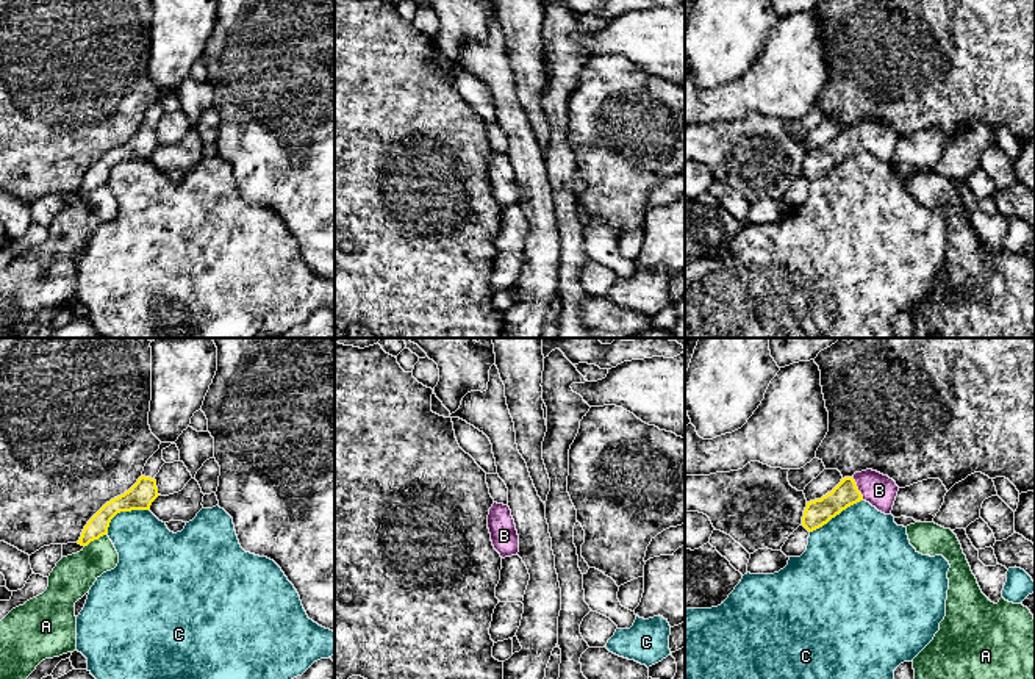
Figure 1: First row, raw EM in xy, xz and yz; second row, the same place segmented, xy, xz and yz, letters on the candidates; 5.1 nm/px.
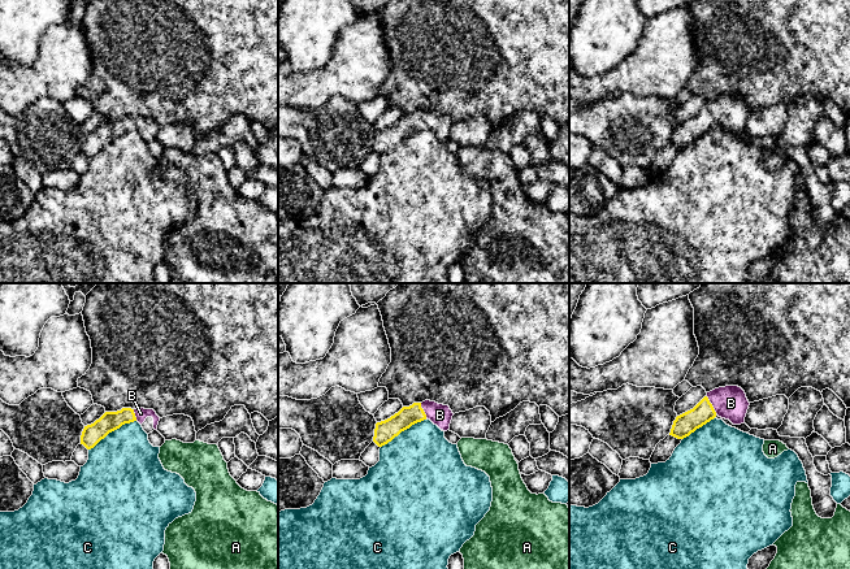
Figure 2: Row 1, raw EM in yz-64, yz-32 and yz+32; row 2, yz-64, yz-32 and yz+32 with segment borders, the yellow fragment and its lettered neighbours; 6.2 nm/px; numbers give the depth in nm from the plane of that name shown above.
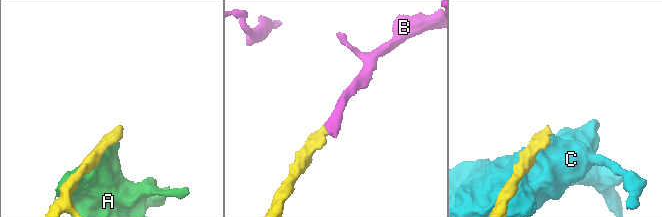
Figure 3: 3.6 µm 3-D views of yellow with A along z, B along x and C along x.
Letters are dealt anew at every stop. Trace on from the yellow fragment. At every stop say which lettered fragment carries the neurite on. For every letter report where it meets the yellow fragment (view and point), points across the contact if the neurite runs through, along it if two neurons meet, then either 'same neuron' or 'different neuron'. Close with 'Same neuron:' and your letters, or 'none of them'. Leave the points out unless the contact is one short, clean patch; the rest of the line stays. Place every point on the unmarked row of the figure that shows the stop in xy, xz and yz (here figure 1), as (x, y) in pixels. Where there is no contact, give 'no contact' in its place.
A: xy (94, 188) | along xy (105, 183), (85, 196) | different neuron
B: yz (857, 138) | across yz (818, 161), (857, 138), (879, 140) | same neuron
C: xy (122, 160) | different neuron
Same neuron: B

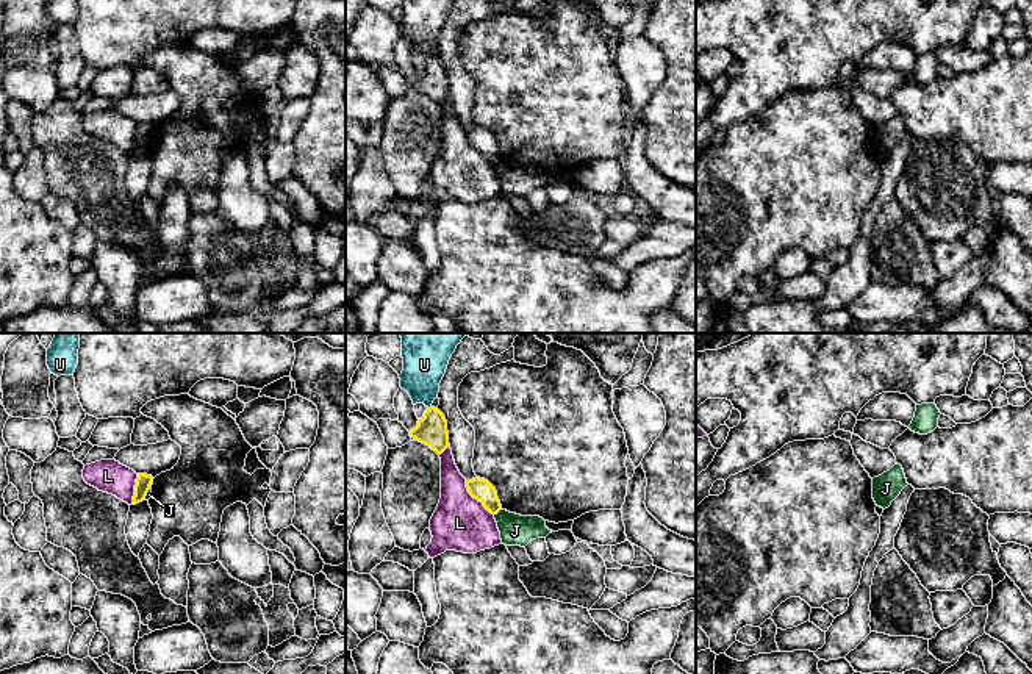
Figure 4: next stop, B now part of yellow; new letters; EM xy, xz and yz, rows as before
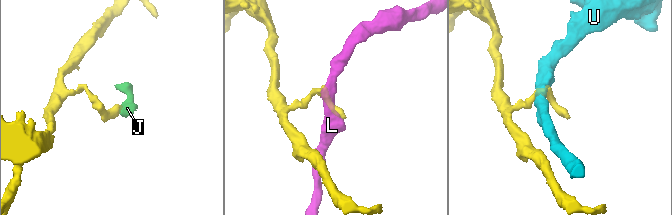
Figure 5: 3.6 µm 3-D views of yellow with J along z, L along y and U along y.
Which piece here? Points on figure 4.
J: xz (498, 161) | along xz (501, 158), (494, 164) | different neuron
L: xz (476, 147) | different neuron
U: xz (430, 57) | along xz (430, 55), (427, 58) | different neuron
Same neuron: none of them

